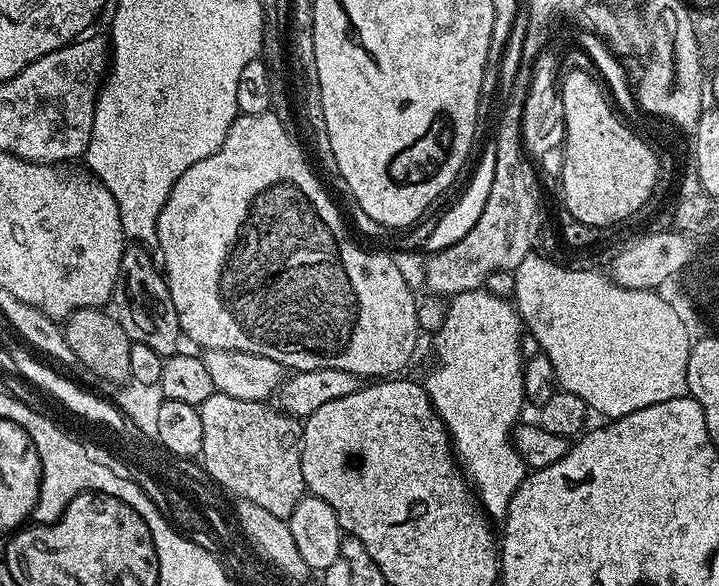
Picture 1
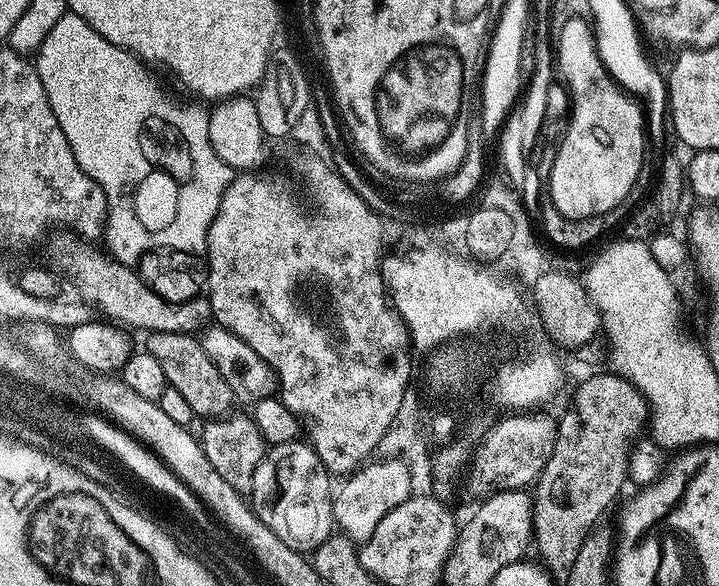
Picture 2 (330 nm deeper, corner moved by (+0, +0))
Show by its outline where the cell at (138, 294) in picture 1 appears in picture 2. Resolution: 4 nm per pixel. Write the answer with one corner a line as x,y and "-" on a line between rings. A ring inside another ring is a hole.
150,332
146,339
146,350
154,358
158,358
158,366
162,366
162,374
166,374
168,387
178,390
178,394
186,398
195,415
224,418
233,411
234,397
230,386
226,386
222,374
218,374
218,366
210,362
210,354
206,354
195,335
187,332

